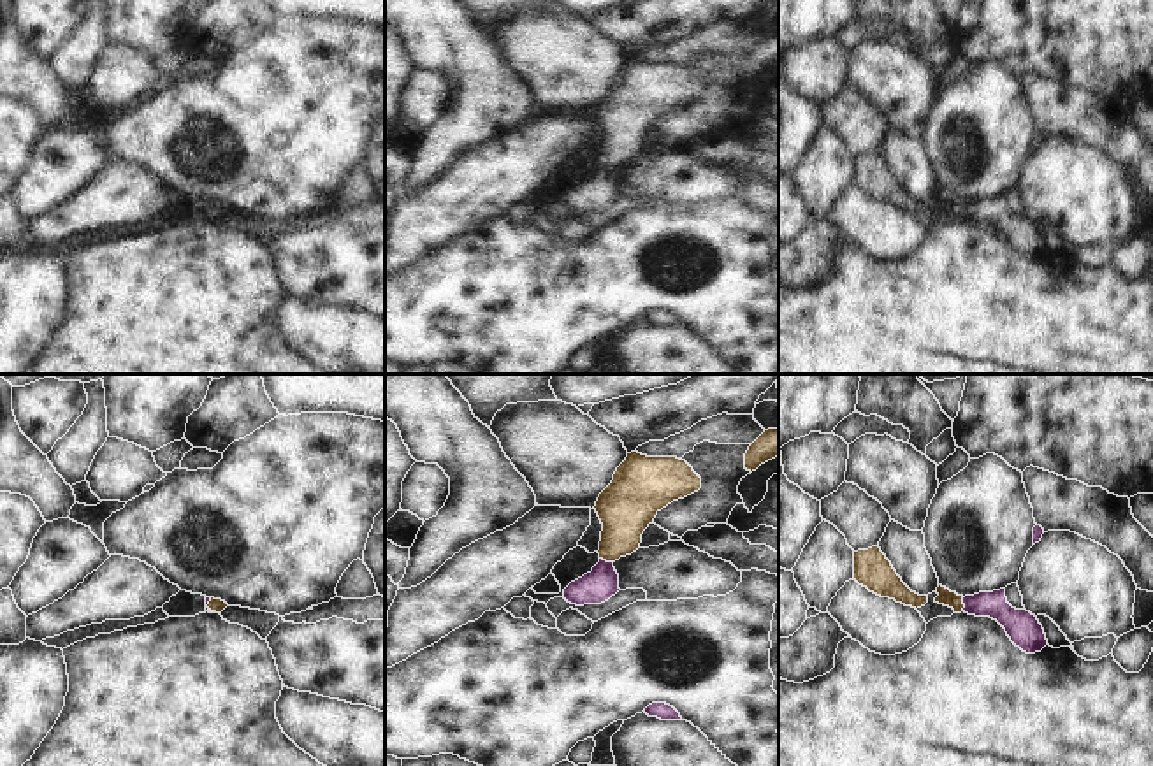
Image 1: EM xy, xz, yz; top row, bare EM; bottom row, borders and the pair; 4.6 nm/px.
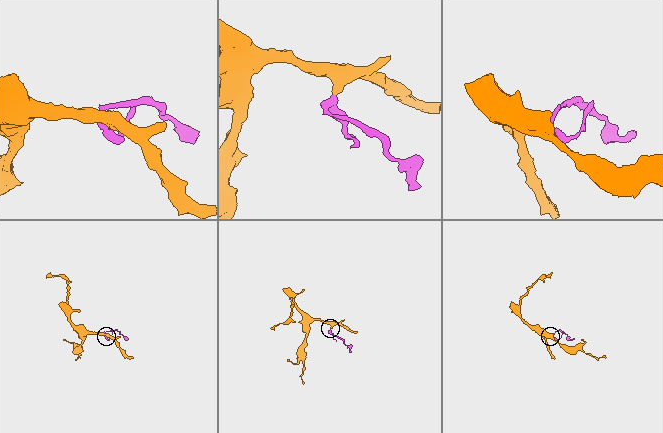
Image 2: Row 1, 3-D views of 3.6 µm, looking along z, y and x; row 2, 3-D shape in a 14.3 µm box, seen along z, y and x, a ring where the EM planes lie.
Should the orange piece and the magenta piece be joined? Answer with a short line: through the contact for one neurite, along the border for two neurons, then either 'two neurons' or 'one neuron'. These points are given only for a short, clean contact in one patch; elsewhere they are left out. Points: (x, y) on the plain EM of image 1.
line xz (626, 116), (621, 143), (607, 167), (603, 187), (598, 192); one neuron

